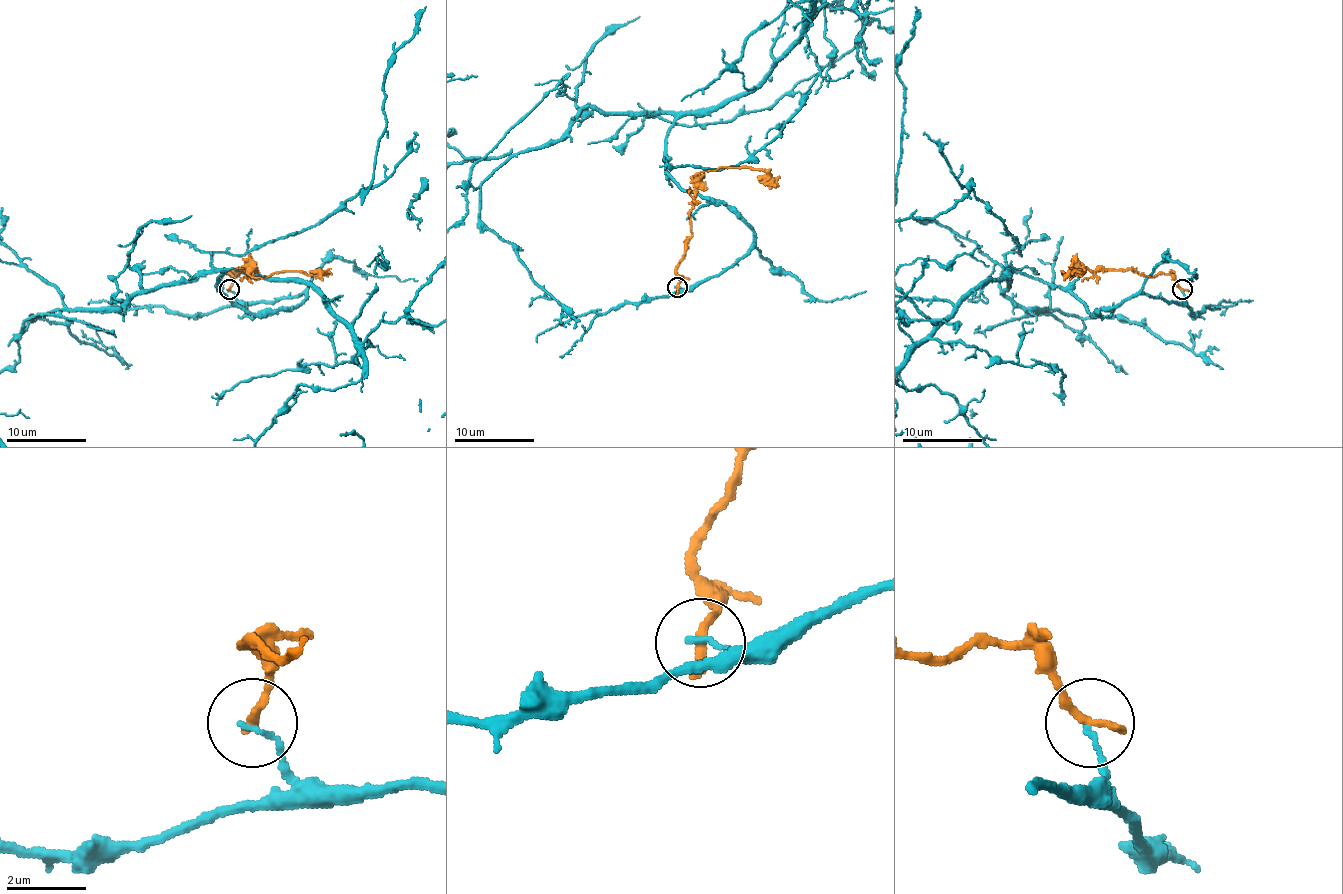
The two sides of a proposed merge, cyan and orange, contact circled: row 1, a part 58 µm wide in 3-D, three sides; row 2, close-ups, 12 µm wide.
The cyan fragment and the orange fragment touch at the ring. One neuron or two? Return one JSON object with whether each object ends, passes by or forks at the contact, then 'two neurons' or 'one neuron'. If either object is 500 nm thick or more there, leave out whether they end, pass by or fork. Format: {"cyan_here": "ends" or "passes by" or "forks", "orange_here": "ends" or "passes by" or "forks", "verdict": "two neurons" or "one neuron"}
{"cyan_here": "ends", "orange_here": "ends", "verdict": "two neurons"}

